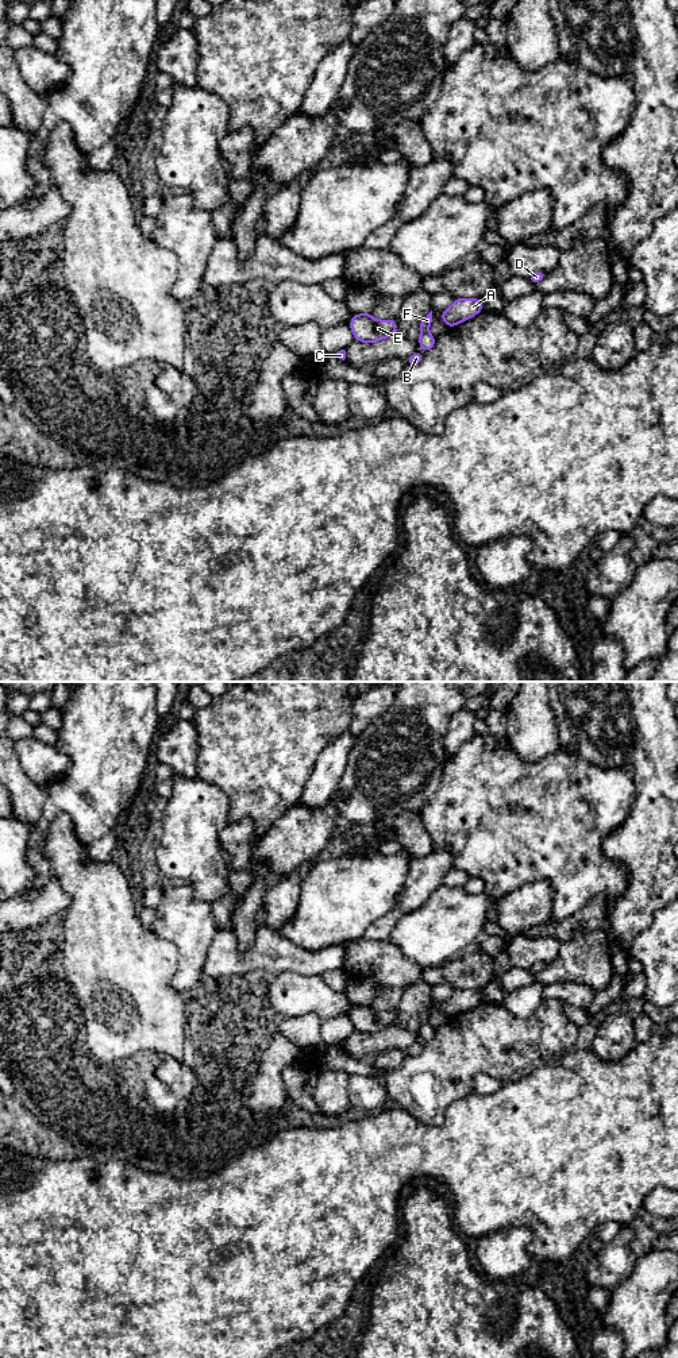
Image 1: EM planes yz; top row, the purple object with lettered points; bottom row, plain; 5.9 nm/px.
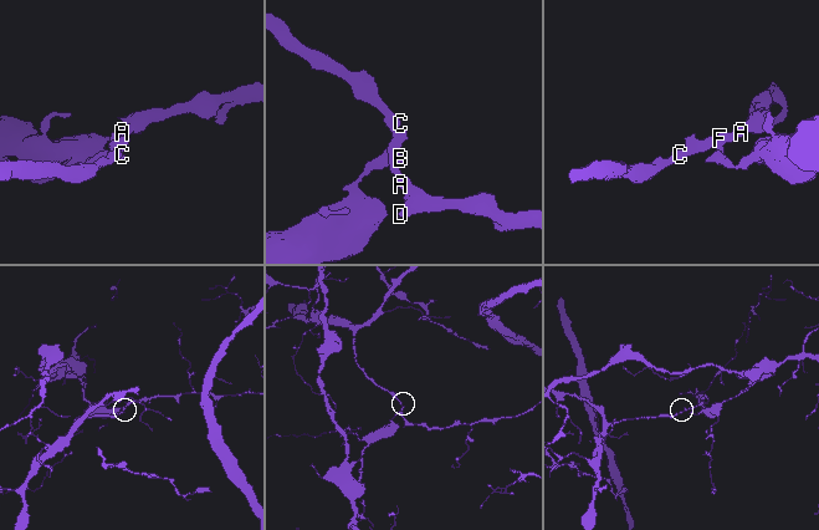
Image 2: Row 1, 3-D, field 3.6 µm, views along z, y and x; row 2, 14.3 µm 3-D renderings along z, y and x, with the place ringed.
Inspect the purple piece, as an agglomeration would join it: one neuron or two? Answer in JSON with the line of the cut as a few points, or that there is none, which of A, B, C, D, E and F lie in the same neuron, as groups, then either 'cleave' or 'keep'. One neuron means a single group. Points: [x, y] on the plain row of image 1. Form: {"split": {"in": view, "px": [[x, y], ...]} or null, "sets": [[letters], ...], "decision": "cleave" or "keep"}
{"split": {"in": "yz", "px": [[427, 1022], [422, 1025]]}, "sets": [["A", "C", "D", "E", "F"], ["B"]], "decision": "cleave"}

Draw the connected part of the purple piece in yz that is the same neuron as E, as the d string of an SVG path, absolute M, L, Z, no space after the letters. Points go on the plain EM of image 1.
M358 1004L351 1008L350 1019L355 1031L373 1035L393 1027L397 1022L397 1012L375 1011L371 1004Z

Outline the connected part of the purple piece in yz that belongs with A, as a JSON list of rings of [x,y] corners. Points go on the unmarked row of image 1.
[[[455,989],[452,996],[446,1000],[440,1008],[448,1019],[469,1011],[482,1002],[482,989]]]

